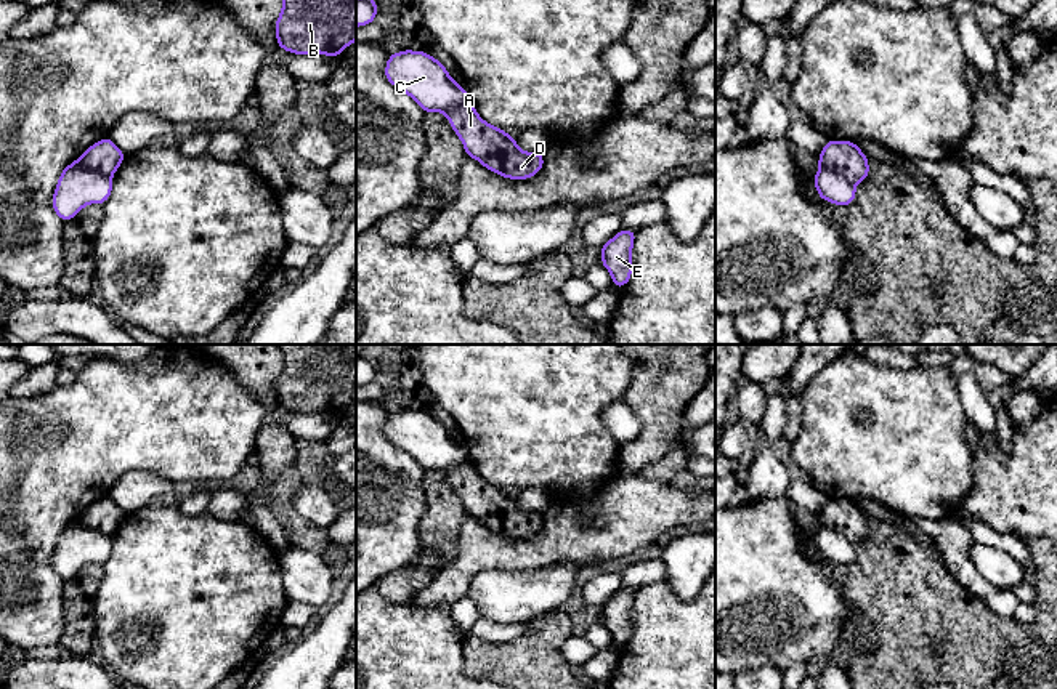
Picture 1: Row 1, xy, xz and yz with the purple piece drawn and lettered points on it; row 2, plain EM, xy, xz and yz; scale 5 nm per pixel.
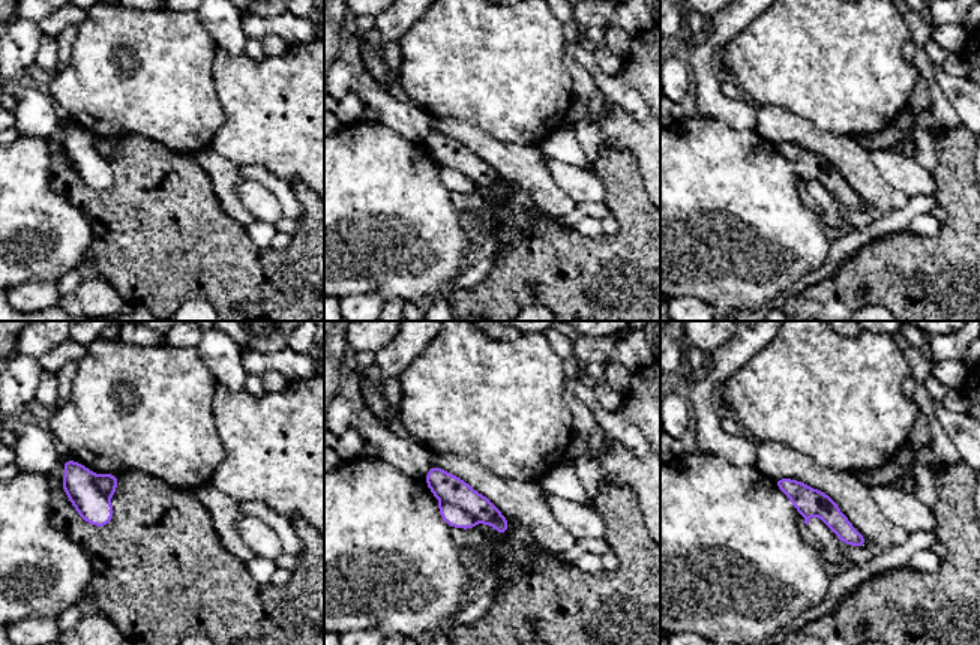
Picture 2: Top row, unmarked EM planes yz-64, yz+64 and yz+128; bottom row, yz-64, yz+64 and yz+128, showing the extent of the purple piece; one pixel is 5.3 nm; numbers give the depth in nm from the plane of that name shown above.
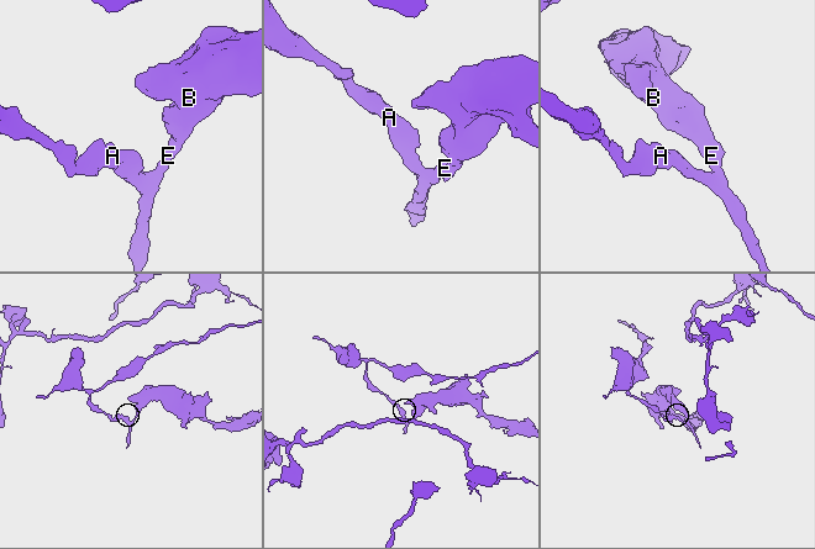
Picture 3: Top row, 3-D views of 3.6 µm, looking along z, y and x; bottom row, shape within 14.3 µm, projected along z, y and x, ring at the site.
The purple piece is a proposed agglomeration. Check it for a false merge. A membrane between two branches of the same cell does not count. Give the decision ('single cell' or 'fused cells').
fused cells

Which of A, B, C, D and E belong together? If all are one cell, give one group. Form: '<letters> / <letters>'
A B D E / C

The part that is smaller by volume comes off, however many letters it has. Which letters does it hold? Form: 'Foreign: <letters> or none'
Foreign: A, B, D, E

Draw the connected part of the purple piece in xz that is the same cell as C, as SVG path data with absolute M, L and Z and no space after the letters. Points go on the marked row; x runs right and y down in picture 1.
M425 51L390 54L385 79L409 95L423 112L448 114L468 99L467 90L456 83L446 66Z

